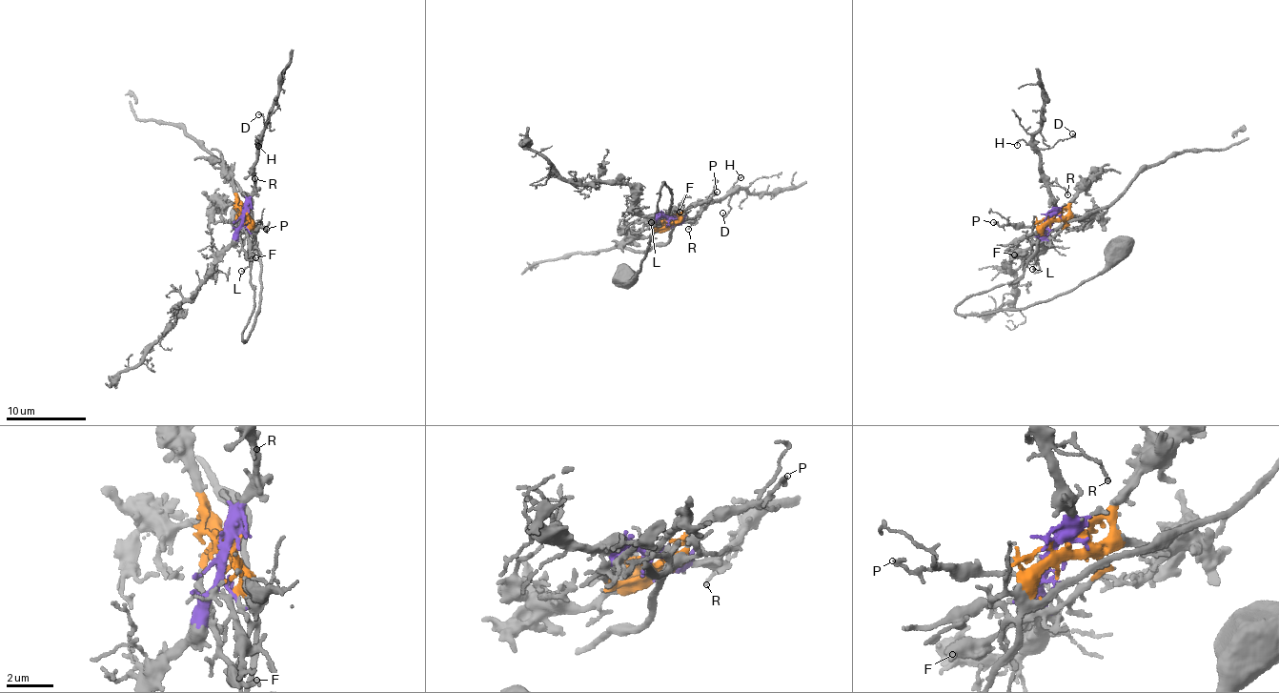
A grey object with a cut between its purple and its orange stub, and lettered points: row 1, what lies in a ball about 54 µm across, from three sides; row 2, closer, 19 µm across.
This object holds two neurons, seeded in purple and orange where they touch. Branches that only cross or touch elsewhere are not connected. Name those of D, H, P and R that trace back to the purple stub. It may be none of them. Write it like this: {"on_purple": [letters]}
{"on_purple": ["D", "H", "R"]}

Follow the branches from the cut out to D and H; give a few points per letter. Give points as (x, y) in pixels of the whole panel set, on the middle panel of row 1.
D: (666, 221), (677, 217), (686, 221), (710, 204), (728, 196), (730, 212), (725, 215), (721, 214)
H: (666, 221), (677, 217), (686, 221), (724, 195), (740, 177)

